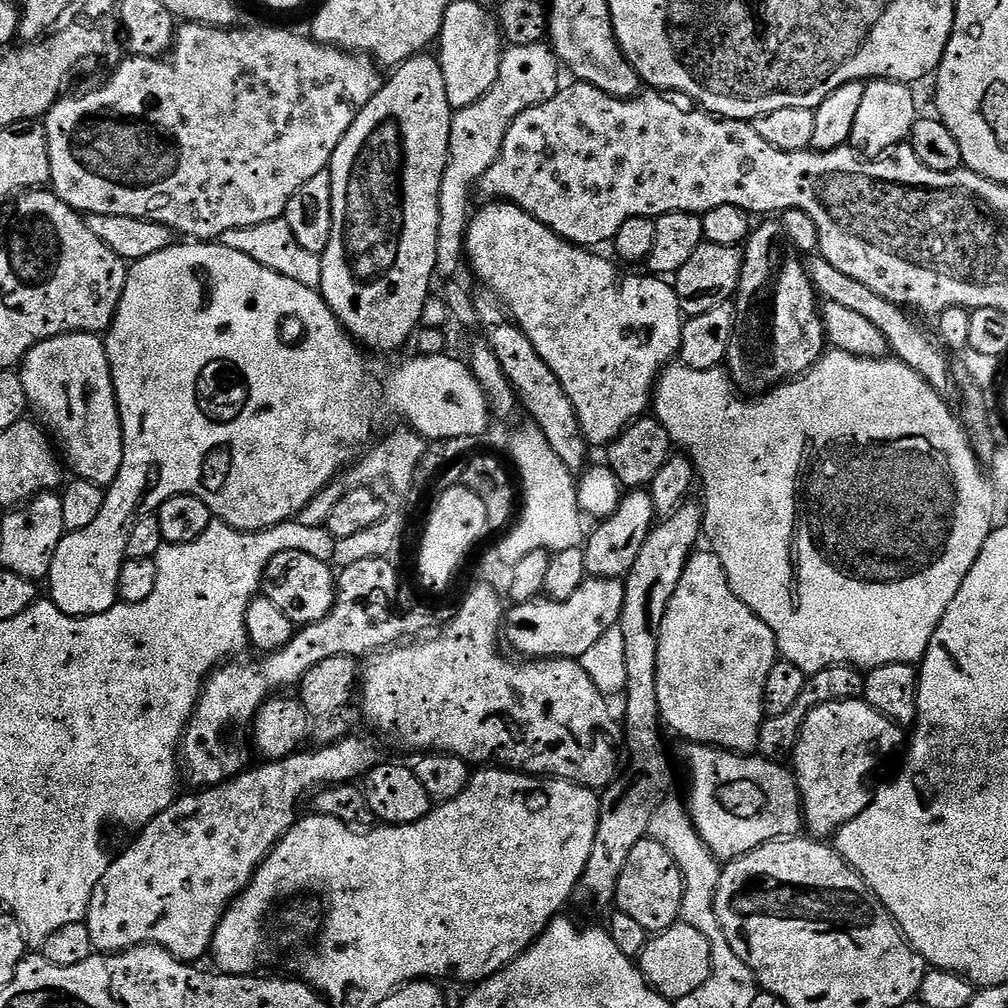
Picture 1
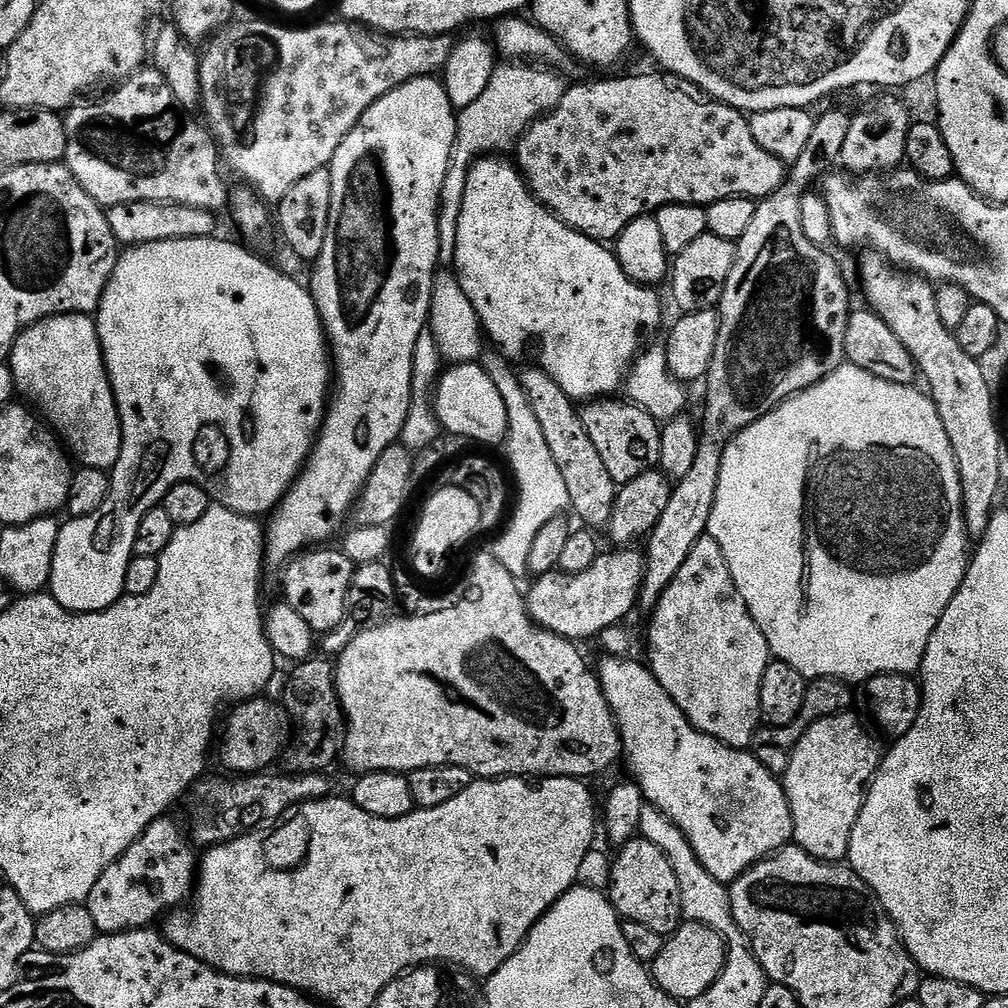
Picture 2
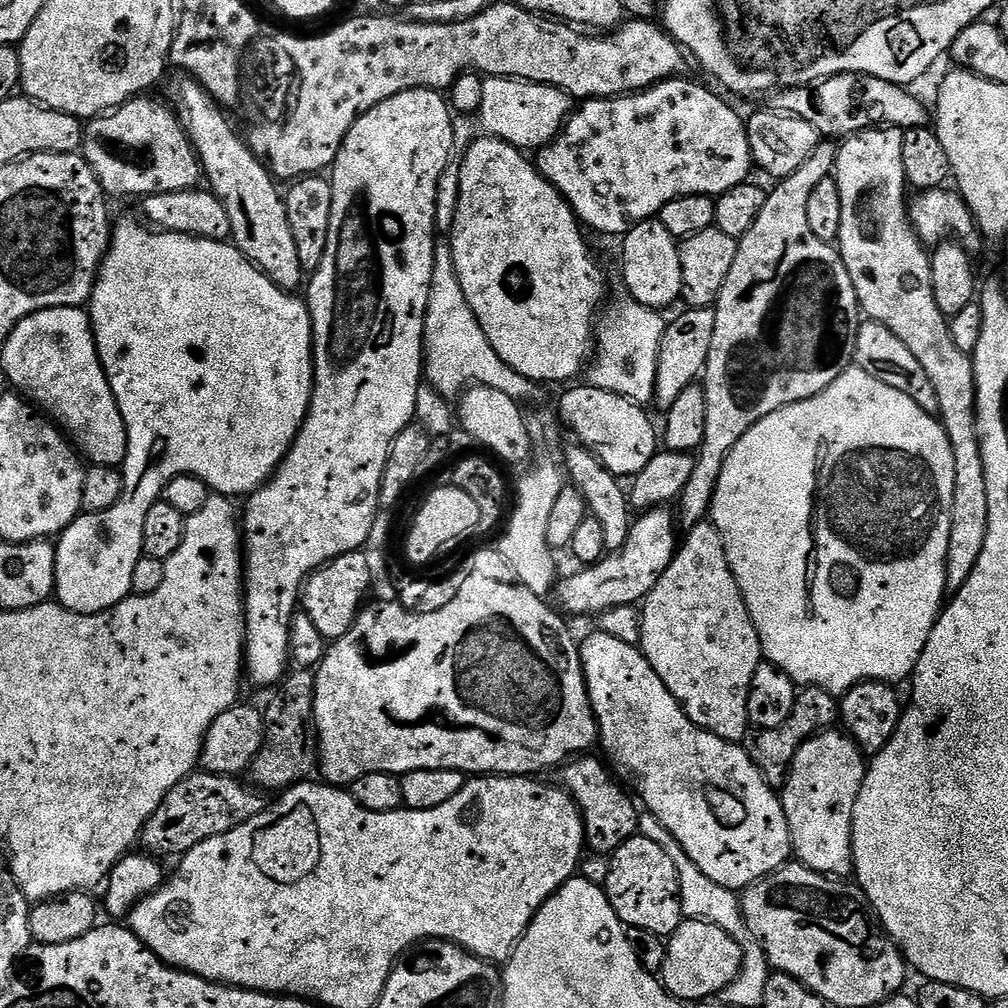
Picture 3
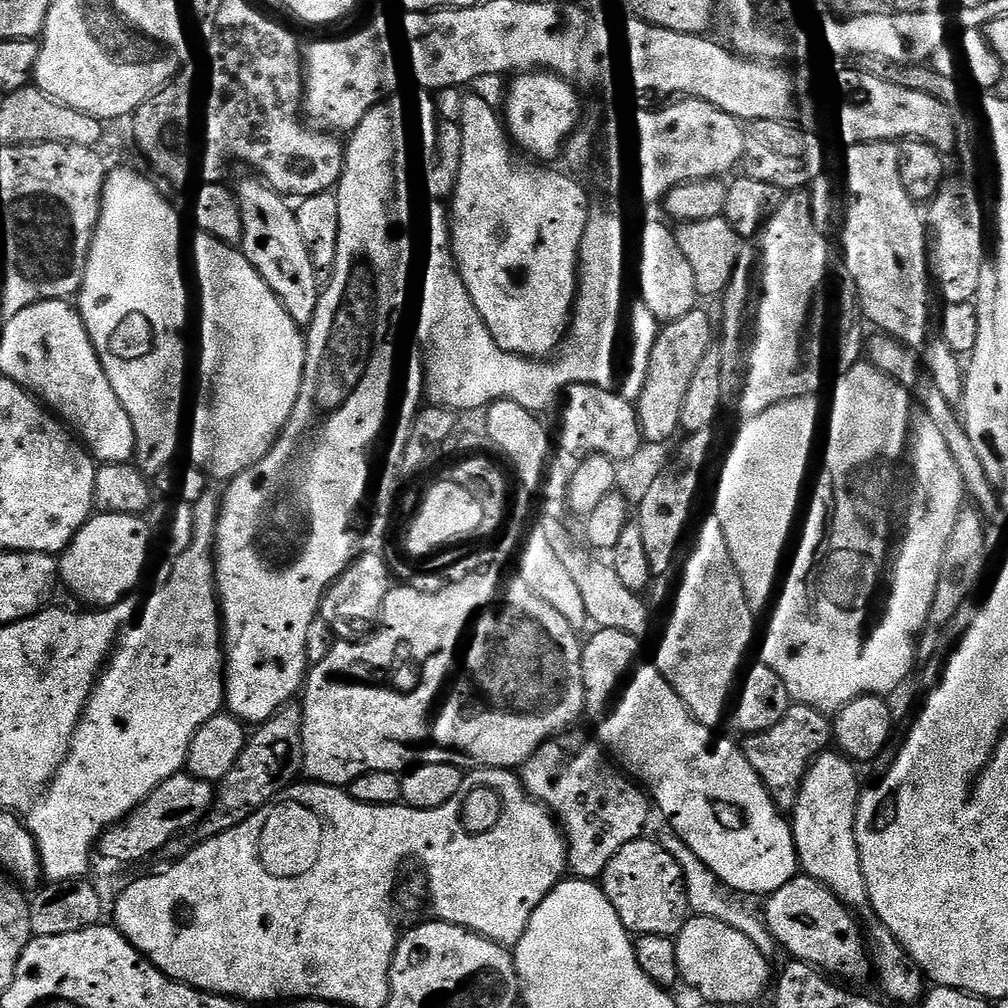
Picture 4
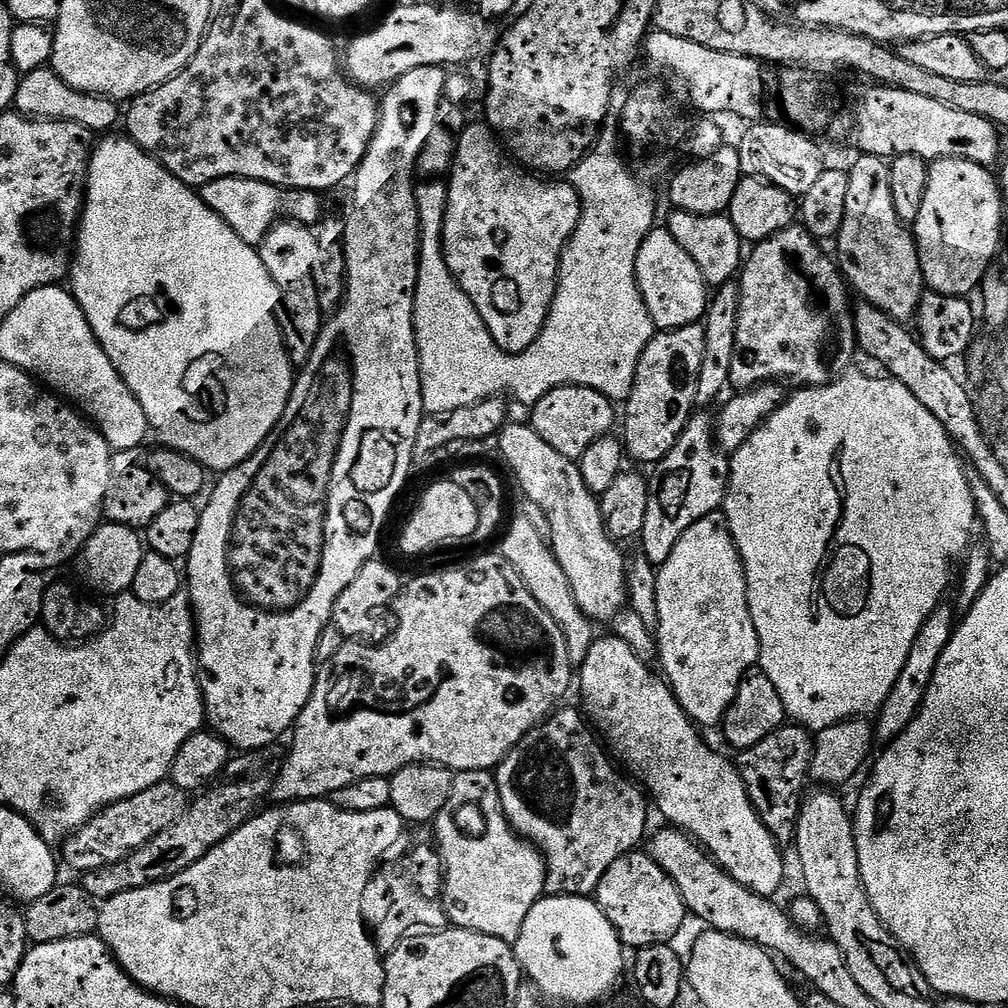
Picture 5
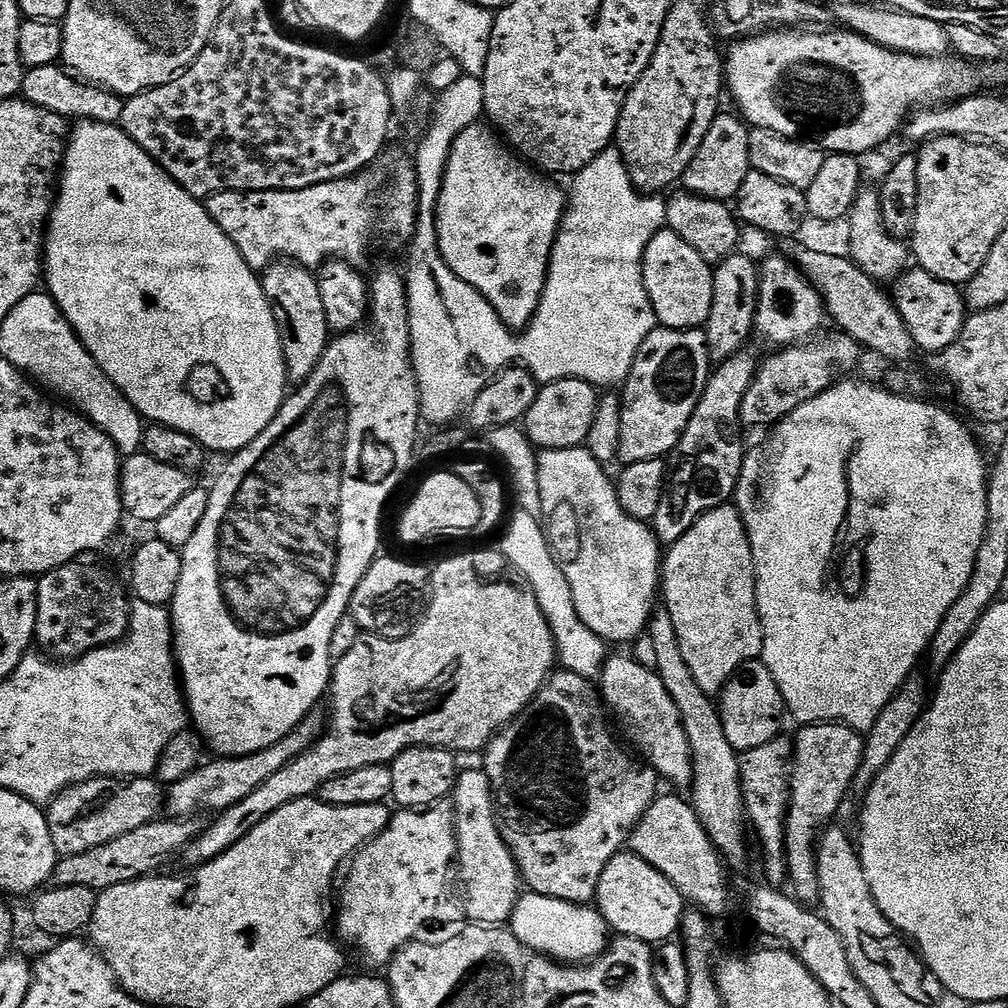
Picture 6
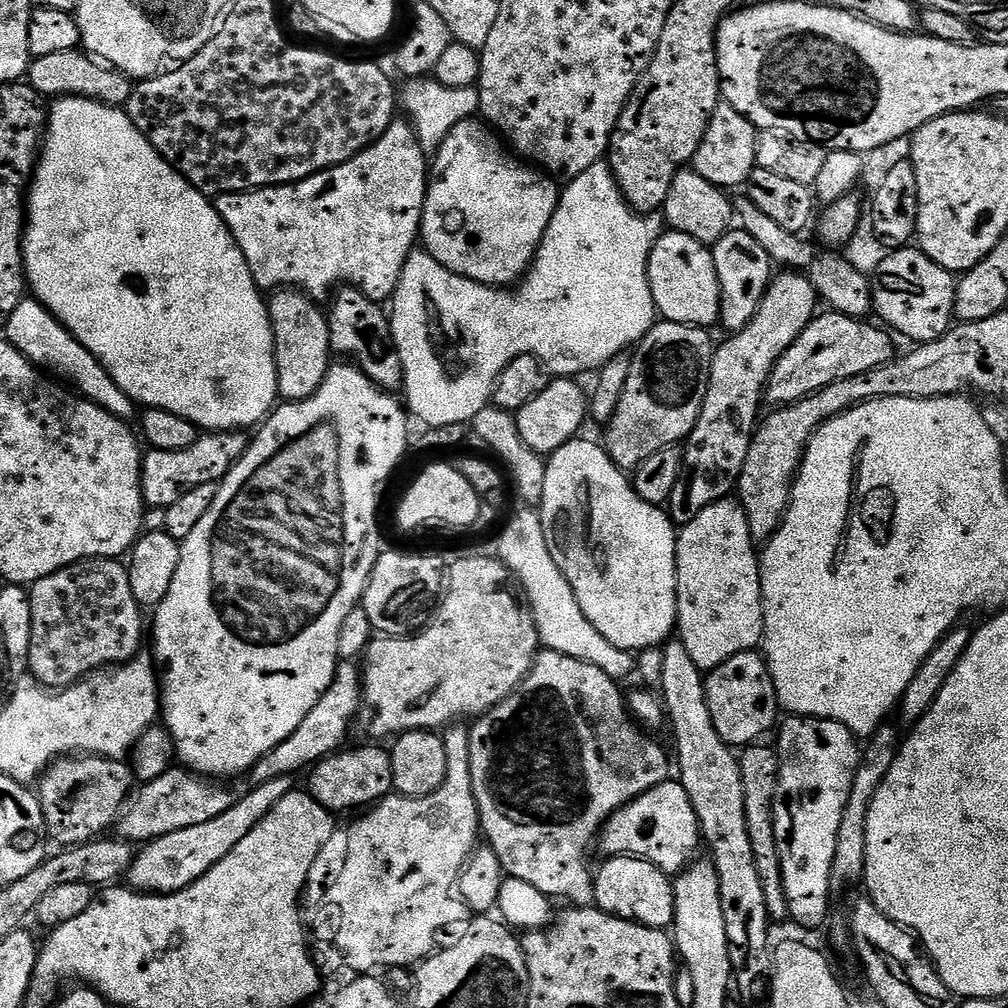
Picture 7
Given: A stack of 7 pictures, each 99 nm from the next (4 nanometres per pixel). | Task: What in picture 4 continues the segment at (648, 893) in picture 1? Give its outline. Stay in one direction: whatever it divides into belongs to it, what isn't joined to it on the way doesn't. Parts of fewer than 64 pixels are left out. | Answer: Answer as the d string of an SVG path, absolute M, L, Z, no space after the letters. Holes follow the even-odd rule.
M641 838L622 846L606 866L602 887L629 933L675 938L690 918L682 866L655 840Z

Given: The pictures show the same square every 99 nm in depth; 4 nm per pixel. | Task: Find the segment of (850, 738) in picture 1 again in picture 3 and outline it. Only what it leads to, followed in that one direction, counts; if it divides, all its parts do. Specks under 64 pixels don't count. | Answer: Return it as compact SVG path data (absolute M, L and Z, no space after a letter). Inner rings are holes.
M829 730L820 732L816 736L809 738L798 750L798 754L794 756L794 762L791 768L788 769L788 781L782 789L782 799L784 802L784 813L786 814L786 822L788 823L788 839L790 841L790 852L799 863L805 864L810 870L820 872L824 876L833 878L848 878L853 875L852 867L852 819L854 818L854 806L858 802L858 794L862 790L862 786L866 783L868 774L868 764L866 763L865 753L862 751L859 744L848 734L843 731Z

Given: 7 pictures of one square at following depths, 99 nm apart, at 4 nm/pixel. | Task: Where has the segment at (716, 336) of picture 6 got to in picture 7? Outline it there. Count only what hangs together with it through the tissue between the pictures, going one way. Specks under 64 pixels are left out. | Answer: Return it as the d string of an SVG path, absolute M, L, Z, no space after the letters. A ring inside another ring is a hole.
M733 227L716 244L711 245L714 258L714 270L718 270L720 283L720 318L719 327L725 328L725 333L741 332L748 325L750 318L758 310L762 298L766 294L774 275L772 259L762 250L762 245L750 238L743 227Z

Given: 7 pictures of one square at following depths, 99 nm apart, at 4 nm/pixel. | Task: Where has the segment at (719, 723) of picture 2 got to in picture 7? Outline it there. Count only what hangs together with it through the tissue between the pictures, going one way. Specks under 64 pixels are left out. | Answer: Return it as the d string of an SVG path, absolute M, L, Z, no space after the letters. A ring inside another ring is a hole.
M725 498L706 506L698 518L679 529L676 538L676 632L690 658L694 658L694 666L702 670L717 668L734 658L734 654L761 647L764 605L760 589L760 556L739 499Z

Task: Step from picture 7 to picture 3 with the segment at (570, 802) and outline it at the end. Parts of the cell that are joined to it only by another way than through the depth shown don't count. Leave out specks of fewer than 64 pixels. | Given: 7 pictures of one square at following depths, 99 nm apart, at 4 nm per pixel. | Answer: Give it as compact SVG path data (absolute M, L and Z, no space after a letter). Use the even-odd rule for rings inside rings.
M585 754L563 765L562 784L580 807L587 847L593 848L596 852L611 854L618 846L622 846L632 836L637 835L641 813L636 812L636 804L624 793L623 786L608 773L609 765L603 759L595 760L594 757L595 755Z

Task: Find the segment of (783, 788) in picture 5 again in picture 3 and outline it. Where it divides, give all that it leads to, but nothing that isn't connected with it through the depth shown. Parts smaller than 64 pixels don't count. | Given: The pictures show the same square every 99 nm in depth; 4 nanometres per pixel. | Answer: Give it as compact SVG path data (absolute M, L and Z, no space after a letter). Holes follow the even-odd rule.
M801 687L796 693L794 710L786 722L777 728L757 728L749 731L746 737L746 747L748 756L754 763L760 767L764 774L765 780L773 788L783 789L784 784L788 781L788 769L794 762L794 756L798 754L800 747L809 740L810 737L816 736L820 732L827 732L837 723L840 716L840 706L837 697L831 692L821 688Z

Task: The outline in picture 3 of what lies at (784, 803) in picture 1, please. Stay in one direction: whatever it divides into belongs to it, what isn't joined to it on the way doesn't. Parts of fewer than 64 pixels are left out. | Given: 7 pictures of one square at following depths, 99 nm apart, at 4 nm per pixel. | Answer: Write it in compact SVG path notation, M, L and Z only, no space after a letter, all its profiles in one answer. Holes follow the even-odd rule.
M594 630L579 645L588 697L600 728L599 743L604 744L603 755L613 765L625 768L634 779L640 780L647 811L690 854L690 862L718 886L743 890L756 884L778 866L789 863L790 841L783 799L764 778L763 772L748 756L747 747L731 740L723 740L700 728L684 713L674 694L666 690L662 678L654 674L654 666L635 644L627 644L610 634Z

